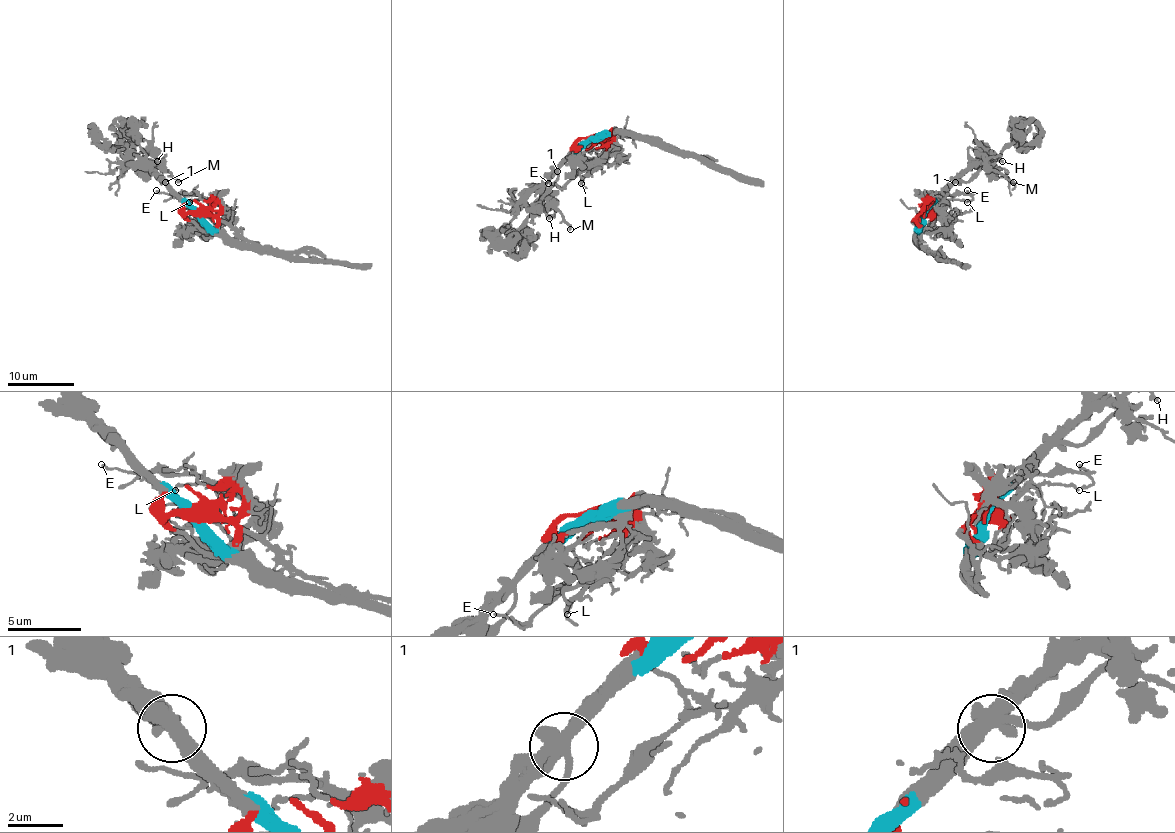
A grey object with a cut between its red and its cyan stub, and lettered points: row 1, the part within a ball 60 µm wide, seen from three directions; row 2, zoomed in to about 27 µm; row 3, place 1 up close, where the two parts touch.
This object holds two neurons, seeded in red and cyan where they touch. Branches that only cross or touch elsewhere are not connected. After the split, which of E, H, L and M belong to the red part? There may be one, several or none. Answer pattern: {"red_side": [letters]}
{"red_side": ["E", "L"]}

